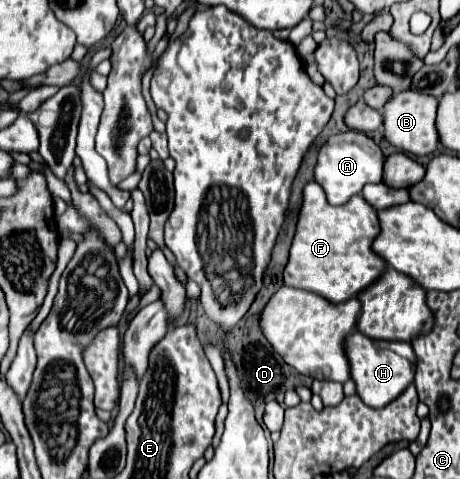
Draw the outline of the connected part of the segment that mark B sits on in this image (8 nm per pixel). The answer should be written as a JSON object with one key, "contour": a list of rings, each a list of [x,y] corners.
{"contour":[[[416,91],[398,93],[392,101],[388,101],[382,109],[382,125],[384,125],[384,139],[394,145],[398,151],[412,153],[412,155],[430,155],[438,149],[440,141],[436,135],[436,107],[438,99],[430,95],[422,95]]]}

